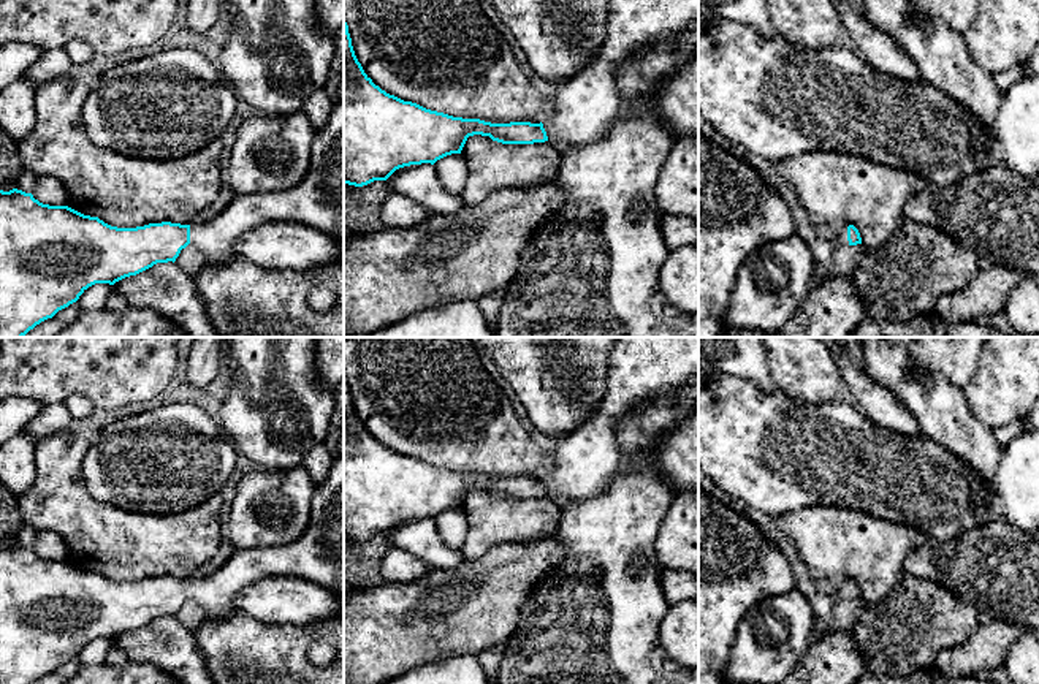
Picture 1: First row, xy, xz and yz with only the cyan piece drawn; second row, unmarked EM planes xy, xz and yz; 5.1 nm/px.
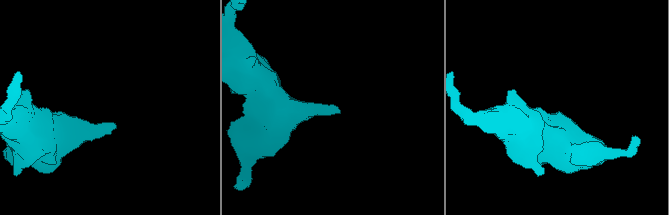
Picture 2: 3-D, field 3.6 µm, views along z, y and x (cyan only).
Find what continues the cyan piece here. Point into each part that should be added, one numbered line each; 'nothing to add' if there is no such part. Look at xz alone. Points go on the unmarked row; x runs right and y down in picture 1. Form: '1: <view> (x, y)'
1: xz (583, 464)

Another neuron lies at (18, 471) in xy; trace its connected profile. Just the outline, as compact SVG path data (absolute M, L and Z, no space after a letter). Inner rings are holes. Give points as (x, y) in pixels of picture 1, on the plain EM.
M19 432L0 445L0 483L17 499L25 494L36 477L36 440Z

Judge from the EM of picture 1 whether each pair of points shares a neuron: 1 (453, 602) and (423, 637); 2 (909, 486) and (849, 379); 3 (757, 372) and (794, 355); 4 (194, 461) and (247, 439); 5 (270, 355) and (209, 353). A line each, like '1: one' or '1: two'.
1: one
2: two
3: two
4: two
5: two

